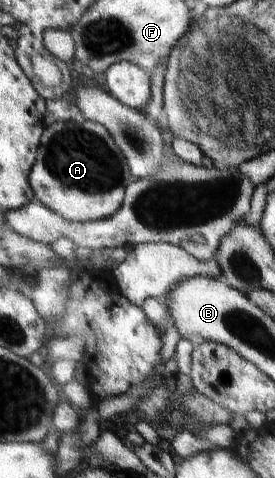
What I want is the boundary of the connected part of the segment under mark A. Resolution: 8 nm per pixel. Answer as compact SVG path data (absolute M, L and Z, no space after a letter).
M86 119L80 123L65 121L47 126L28 176L35 199L71 222L112 217L121 208L127 185L132 182L127 159L108 130Z

